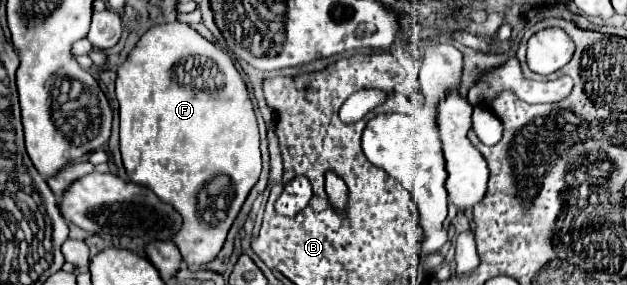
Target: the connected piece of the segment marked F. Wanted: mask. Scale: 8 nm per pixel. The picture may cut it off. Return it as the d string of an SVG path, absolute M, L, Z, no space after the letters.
M173 22L155 25L140 38L117 69L115 91L121 117L119 149L129 179L151 189L163 203L171 203L179 211L183 227L171 241L179 247L187 267L207 267L221 251L241 205L261 175L257 119L239 71L223 49L209 43L193 27Z

